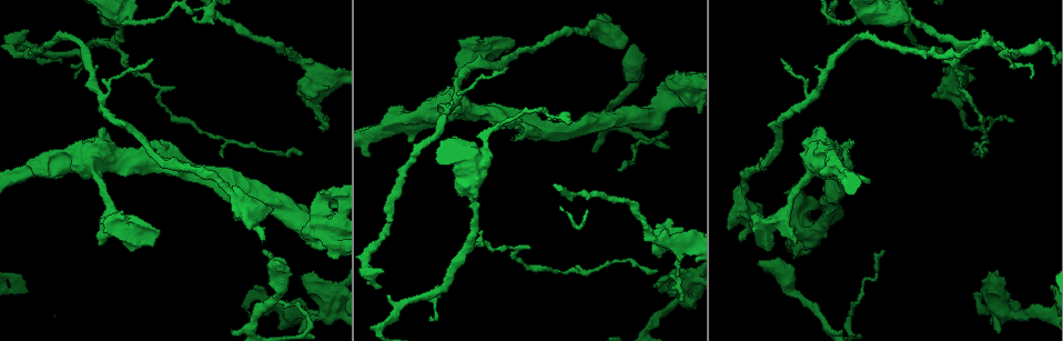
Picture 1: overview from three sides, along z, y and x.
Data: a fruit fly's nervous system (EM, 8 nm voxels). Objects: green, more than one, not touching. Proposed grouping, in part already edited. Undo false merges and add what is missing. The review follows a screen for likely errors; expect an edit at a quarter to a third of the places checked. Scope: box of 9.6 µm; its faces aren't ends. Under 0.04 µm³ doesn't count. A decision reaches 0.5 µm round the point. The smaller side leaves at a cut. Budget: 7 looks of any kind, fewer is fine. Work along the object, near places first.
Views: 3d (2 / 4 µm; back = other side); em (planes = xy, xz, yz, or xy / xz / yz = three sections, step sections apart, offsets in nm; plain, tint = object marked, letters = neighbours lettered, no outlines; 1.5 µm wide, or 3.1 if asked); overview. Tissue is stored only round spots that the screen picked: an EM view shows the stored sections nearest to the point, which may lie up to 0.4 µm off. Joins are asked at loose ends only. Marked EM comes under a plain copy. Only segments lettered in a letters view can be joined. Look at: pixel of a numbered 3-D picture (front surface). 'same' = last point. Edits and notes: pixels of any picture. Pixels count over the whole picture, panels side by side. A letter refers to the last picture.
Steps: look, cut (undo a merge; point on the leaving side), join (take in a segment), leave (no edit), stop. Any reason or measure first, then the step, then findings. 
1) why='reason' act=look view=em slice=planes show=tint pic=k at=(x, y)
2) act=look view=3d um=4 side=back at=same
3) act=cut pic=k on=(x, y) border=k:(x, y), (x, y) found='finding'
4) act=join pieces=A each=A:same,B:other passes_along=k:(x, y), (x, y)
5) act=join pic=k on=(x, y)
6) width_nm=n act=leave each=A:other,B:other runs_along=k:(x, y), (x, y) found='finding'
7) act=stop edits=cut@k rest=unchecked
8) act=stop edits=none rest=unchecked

why='narrows sharply' act=look view=3d um=2 pic=1 at=(641, 218)

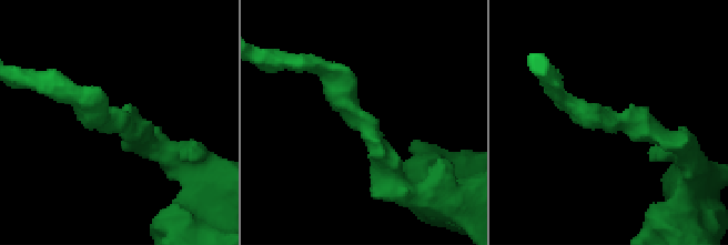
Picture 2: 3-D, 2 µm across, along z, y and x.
act=look view=em slice=planes show=letters pic=2 at=(367, 124)

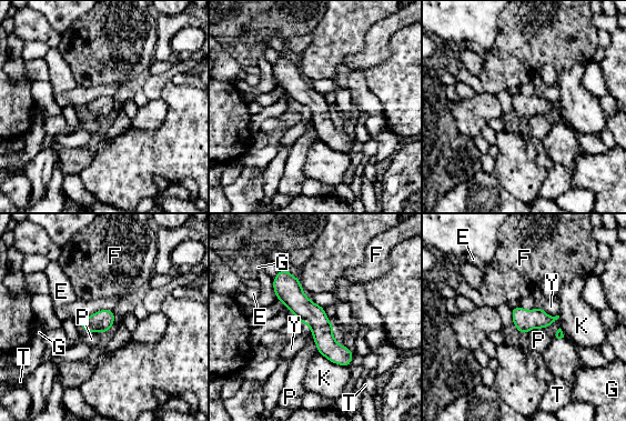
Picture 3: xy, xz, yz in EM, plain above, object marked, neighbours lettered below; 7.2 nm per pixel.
width_nm=160 act=leave each=E:other,F:other,G:other,K:other,P:other,T:other,Y:other found='one neuron here'

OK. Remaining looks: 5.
why='thin end' act=look view=em slice=xy step=8 show=tint pic=1 at=(656, 272)

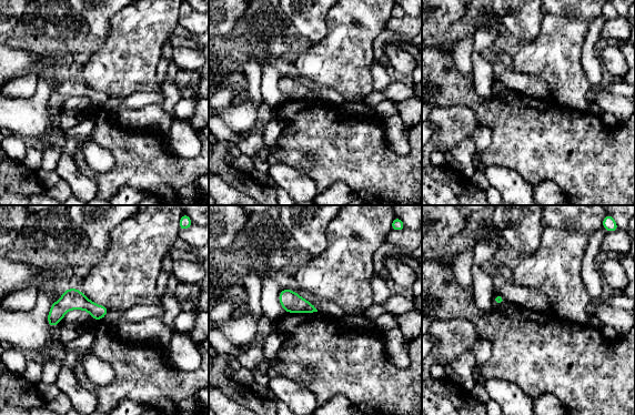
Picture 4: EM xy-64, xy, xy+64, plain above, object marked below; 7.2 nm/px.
why='cut it another way' act=look view=em slice=planes show=tint at=same

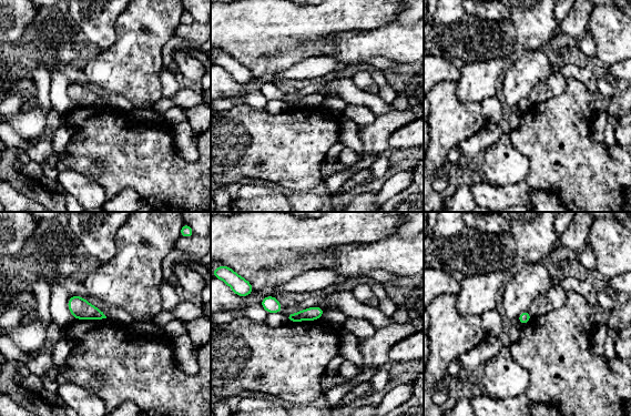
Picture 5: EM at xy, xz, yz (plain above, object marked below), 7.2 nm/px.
act=look view=em slice=planes show=letters at=same

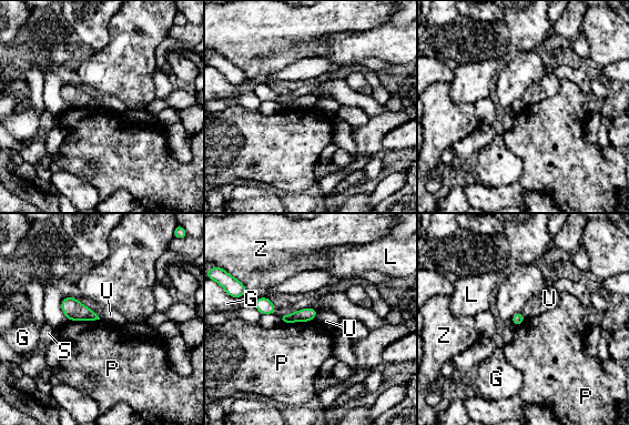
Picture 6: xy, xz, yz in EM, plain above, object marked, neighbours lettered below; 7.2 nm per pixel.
longest_contact=P:240nm act=leave each=G:other,L:other,P:other,S:other,U:other,Z:other found='no lettered segment goes on from it'

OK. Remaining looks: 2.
act=stop edits=none rest=unchecked

